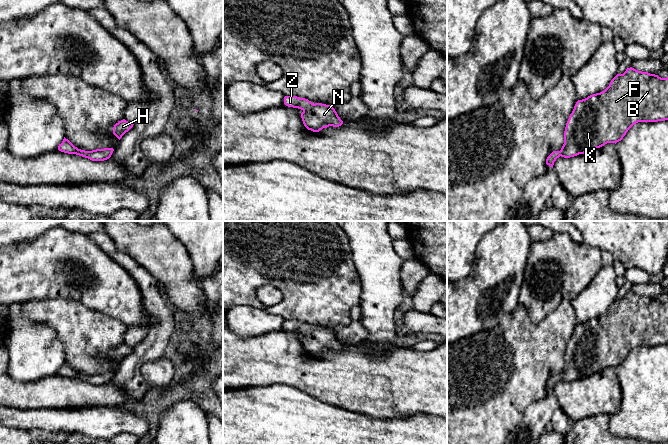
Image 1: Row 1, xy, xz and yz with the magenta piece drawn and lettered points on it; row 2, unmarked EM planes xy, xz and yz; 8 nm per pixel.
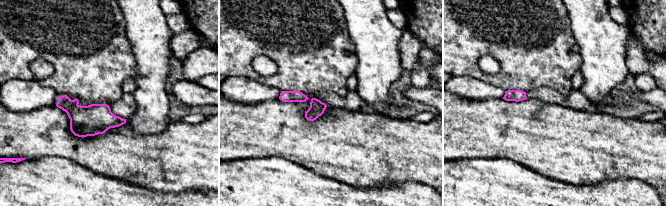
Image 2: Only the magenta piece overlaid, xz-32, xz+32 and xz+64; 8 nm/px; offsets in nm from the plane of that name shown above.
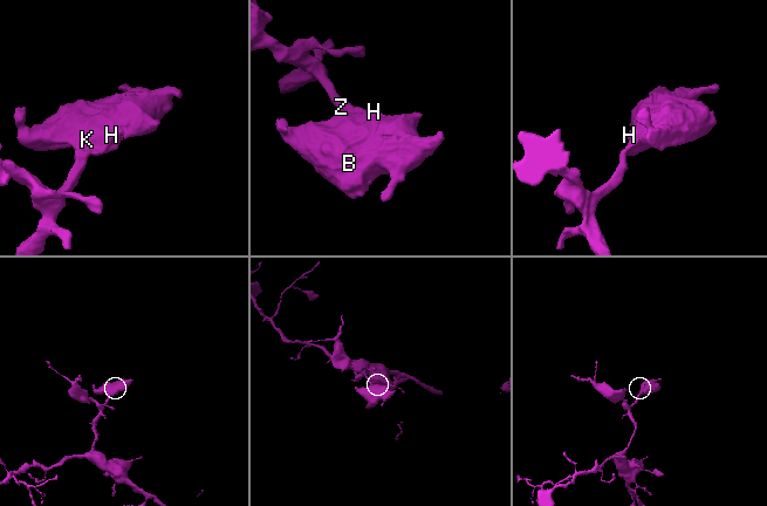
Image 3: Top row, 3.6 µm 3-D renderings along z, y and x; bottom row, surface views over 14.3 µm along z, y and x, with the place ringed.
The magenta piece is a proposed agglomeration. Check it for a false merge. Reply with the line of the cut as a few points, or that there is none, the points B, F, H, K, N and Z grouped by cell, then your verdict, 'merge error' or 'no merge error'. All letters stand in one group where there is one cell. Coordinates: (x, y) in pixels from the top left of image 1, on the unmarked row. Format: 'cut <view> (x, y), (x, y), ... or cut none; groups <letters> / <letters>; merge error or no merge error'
cut none; groups B F H K N Z; no merge error

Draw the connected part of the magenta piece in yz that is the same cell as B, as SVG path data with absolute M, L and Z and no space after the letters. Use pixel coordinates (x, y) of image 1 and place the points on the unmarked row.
M627 292L623 298L617 298L609 310L602 316L578 324L566 347L564 368L560 375L553 375L546 383L546 388L553 392L557 382L570 382L590 376L607 367L617 367L623 363L628 354L638 346L658 346L668 344L668 301Z

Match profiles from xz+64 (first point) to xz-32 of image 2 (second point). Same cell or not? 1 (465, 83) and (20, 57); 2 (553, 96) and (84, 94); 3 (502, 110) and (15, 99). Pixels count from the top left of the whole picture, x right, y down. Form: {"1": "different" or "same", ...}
{"1": "different", "2": "different", "3": "different"}

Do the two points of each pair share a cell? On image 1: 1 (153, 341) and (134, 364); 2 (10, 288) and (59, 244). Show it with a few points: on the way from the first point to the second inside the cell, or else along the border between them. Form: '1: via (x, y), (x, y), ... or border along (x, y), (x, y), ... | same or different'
1: via (148, 347), (137, 358) | same
2: via (22, 276), (27, 271), (32, 271), (47, 256) | same

